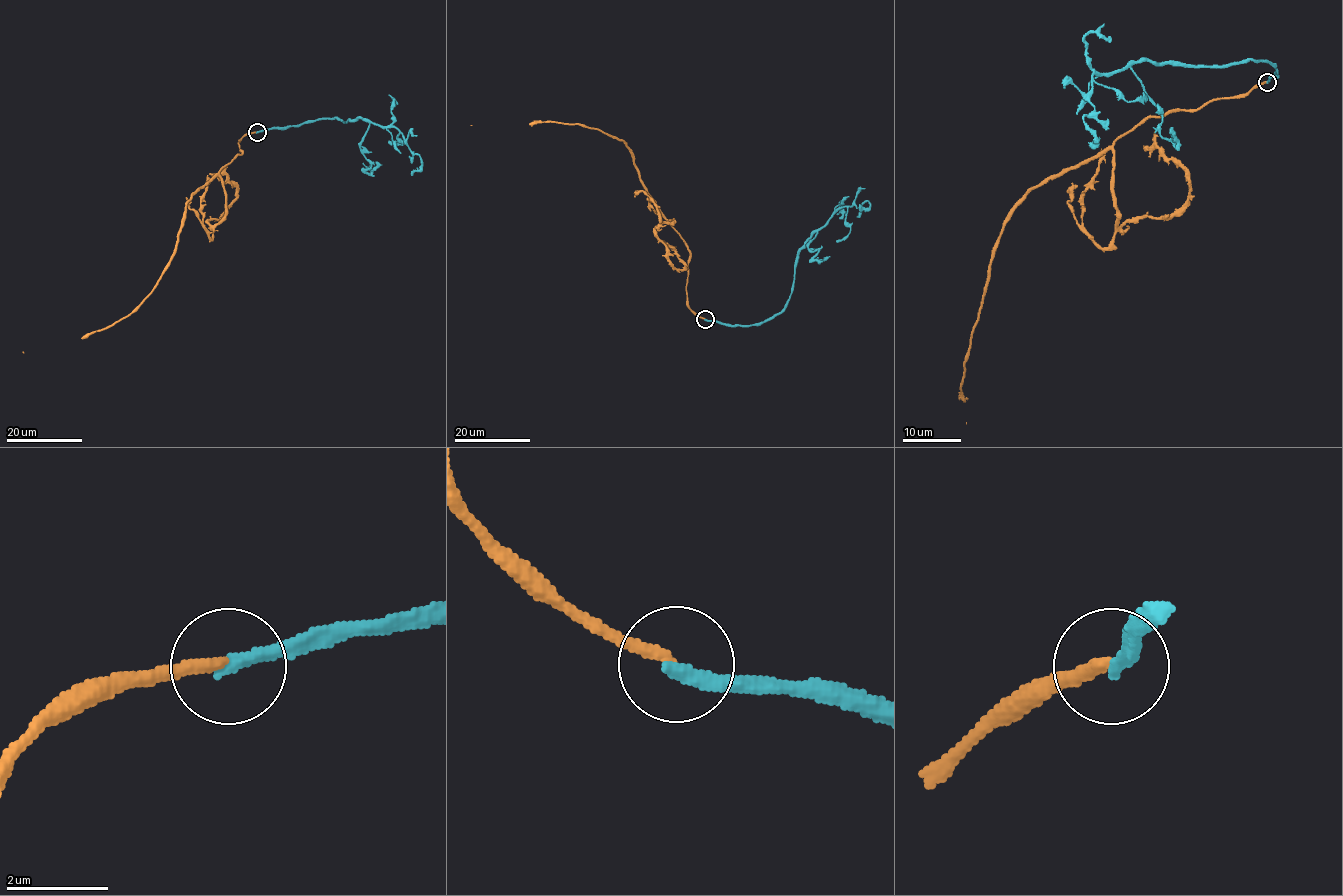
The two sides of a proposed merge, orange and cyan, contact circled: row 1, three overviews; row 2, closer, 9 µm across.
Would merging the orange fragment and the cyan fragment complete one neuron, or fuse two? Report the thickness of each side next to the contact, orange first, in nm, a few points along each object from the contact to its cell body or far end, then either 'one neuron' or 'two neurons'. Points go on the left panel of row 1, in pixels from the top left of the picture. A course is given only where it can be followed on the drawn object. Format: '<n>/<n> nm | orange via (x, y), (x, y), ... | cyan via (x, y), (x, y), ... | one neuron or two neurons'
240/300 nm | orange via (256, 132), (241, 139), (242, 153), (191, 197), (169, 266), (154, 290), (130, 313), (81, 338), (23, 351) | cyan via (257, 132), (322, 119), (346, 122), (363, 118), (395, 127), (402, 135), (421, 162), (420, 168), (411, 175) | two neurons

